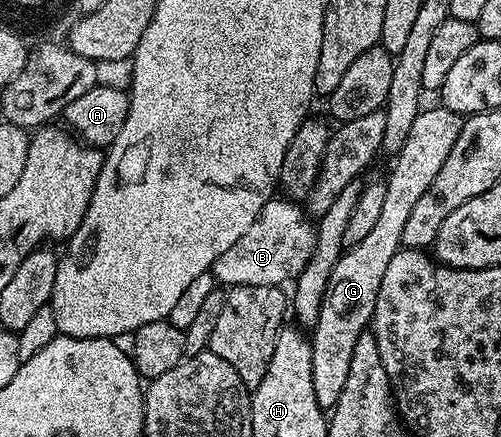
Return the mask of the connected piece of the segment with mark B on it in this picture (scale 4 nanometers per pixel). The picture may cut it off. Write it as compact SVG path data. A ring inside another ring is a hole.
M272 198L265 202L261 214L257 214L257 222L217 258L213 275L220 285L234 286L280 286L294 282L304 270L313 254L316 225L309 219L308 213L298 208L298 203L290 199Z

